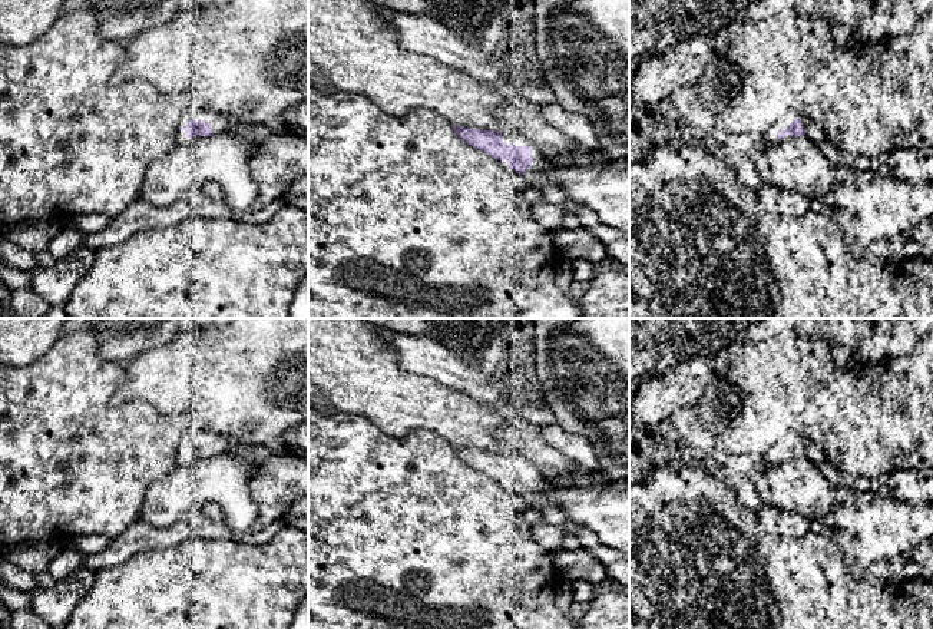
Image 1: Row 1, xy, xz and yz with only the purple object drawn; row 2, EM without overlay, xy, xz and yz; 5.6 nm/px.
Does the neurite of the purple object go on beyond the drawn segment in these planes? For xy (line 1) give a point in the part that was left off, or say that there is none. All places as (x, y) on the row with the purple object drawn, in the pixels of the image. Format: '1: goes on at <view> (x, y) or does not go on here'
1: goes on at xy (218, 123)

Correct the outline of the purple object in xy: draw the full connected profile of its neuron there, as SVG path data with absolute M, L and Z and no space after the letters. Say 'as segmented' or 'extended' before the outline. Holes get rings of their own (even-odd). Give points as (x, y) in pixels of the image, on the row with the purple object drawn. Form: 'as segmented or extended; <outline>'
extended; M209 109L191 110L182 119L181 140L178 145L188 145L196 139L206 139L228 132L258 132L251 126L239 128L238 123Z

